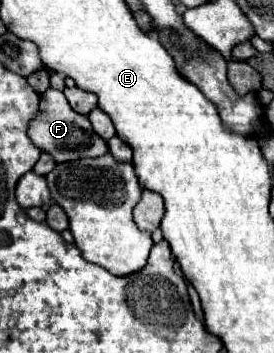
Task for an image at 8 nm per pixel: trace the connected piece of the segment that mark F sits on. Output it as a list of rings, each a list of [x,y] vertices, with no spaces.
[[[47,89],[41,95],[37,115],[29,123],[27,135],[33,141],[33,145],[37,145],[41,151],[49,153],[55,159],[55,163],[75,161],[75,159],[83,159],[83,157],[101,157],[107,153],[107,143],[91,129],[89,119],[85,115],[77,115],[69,107],[63,91],[55,91],[55,89]]]

